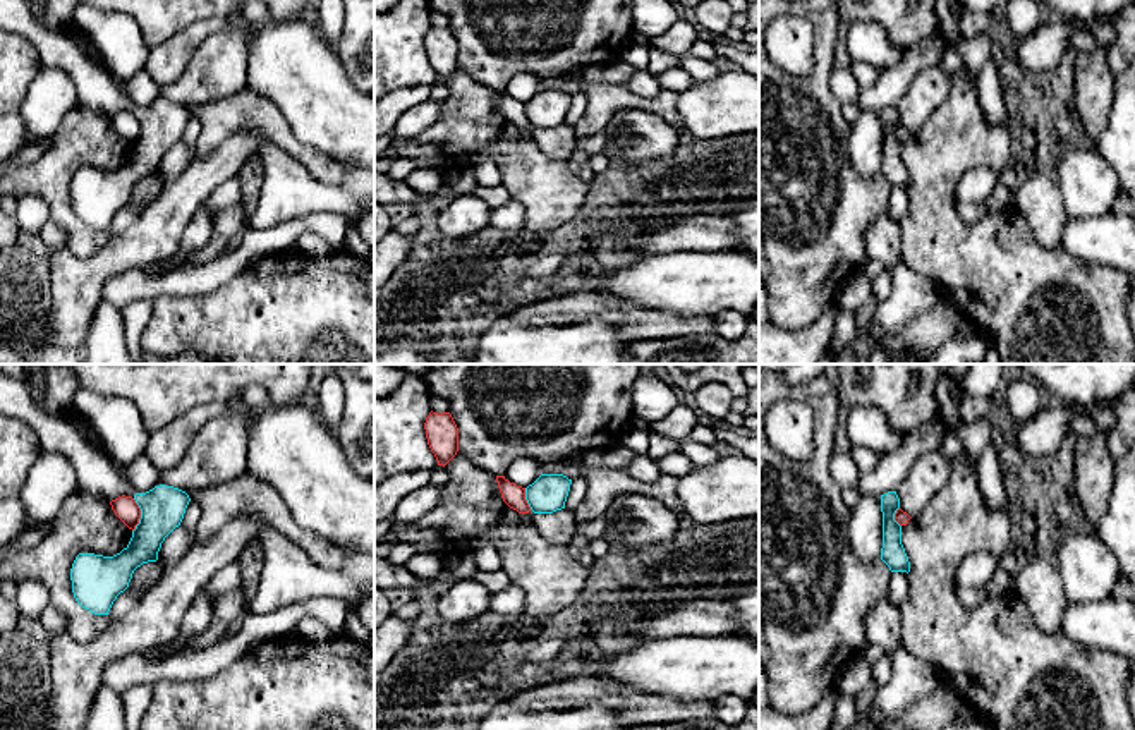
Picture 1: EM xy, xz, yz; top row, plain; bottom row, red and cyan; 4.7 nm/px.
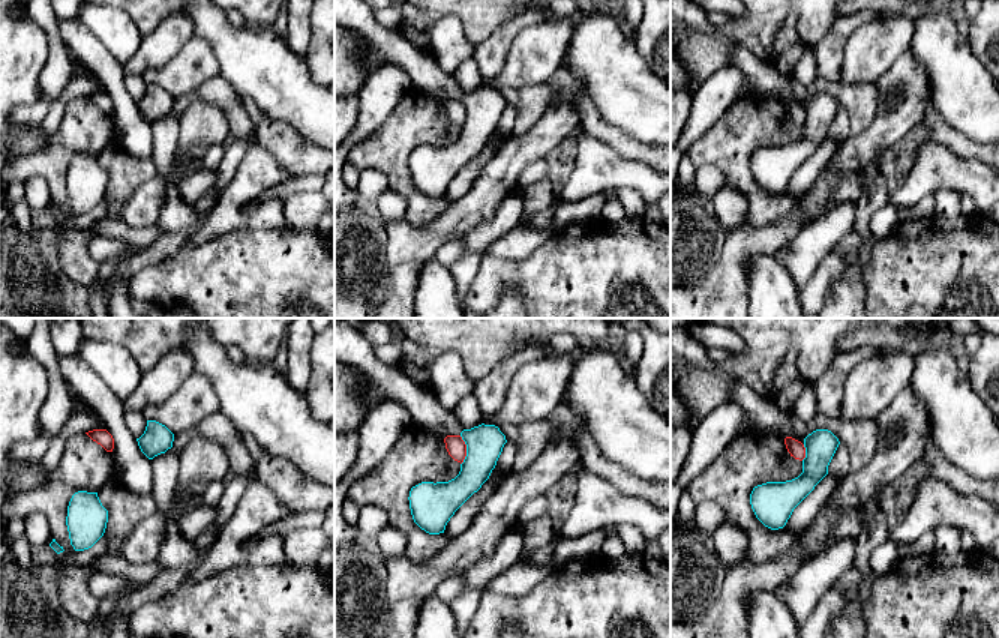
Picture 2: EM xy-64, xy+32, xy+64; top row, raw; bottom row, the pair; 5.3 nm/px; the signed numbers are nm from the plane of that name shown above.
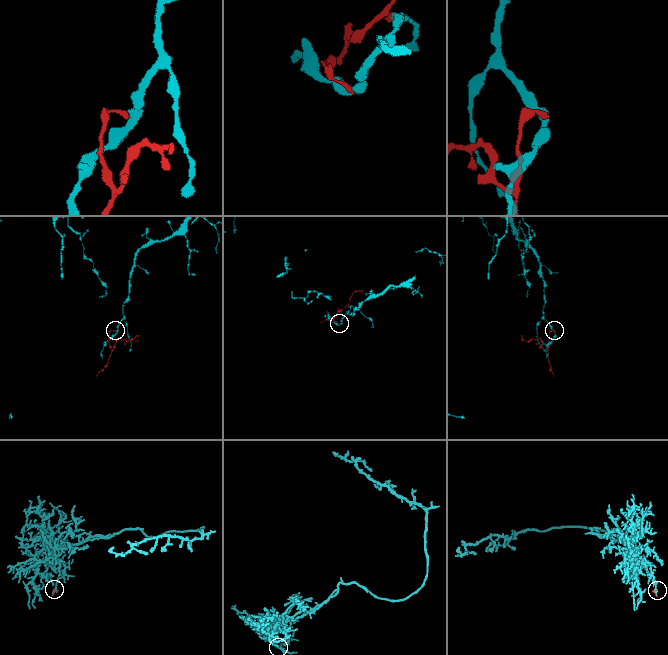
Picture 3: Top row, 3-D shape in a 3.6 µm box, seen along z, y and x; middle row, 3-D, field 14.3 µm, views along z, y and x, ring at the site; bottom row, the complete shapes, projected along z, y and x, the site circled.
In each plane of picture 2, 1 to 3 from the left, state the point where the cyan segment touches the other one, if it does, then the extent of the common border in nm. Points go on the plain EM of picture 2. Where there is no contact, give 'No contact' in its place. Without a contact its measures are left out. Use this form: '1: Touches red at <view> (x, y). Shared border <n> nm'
1: No contact
2: Touches red at xy+32 (465, 114). Shared border 160 nm
3: Touches red at xy+64 (804, 116). Shared border 90 nm

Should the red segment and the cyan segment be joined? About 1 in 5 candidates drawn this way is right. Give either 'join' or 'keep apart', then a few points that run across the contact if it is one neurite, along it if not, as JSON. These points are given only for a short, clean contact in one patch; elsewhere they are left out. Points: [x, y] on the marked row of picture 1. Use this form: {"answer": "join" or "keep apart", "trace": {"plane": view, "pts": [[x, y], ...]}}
{"answer": "keep apart", "trace": {"plane": "xy", "pts": [[134, 498], [139, 509], [139, 523], [133, 531]]}}

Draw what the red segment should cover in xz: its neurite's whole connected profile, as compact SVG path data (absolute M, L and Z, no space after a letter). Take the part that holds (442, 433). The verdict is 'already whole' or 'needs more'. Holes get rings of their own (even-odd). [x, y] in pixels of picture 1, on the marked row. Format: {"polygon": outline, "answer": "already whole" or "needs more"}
{"polygon": "M429 412L424 423L426 438L438 465L446 465L458 452L458 428L450 412Z", "answer": "already whole"}

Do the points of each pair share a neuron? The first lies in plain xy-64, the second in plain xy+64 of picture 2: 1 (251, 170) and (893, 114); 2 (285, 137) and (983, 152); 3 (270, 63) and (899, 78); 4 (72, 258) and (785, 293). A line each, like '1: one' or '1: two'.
1: two
2: one
3: two
4: two

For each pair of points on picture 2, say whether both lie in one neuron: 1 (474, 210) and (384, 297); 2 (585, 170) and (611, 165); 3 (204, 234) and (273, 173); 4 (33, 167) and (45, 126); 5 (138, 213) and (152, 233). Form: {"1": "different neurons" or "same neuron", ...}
{"1": "same neuron", "2": "same neuron", "3": "same neuron", "4": "different neurons", "5": "different neurons"}

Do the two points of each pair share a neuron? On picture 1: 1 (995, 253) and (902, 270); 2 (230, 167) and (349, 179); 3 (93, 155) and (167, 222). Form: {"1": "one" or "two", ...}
{"1": "two", "2": "two", "3": "two"}

